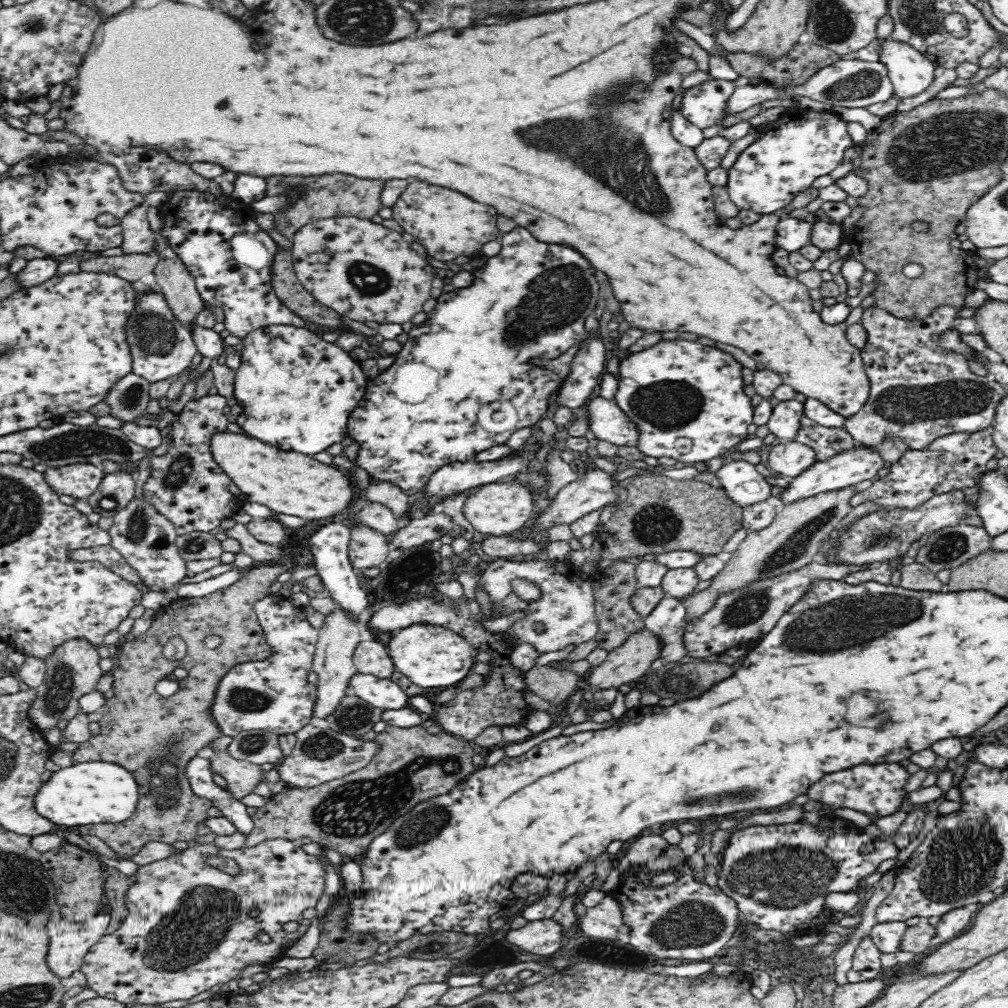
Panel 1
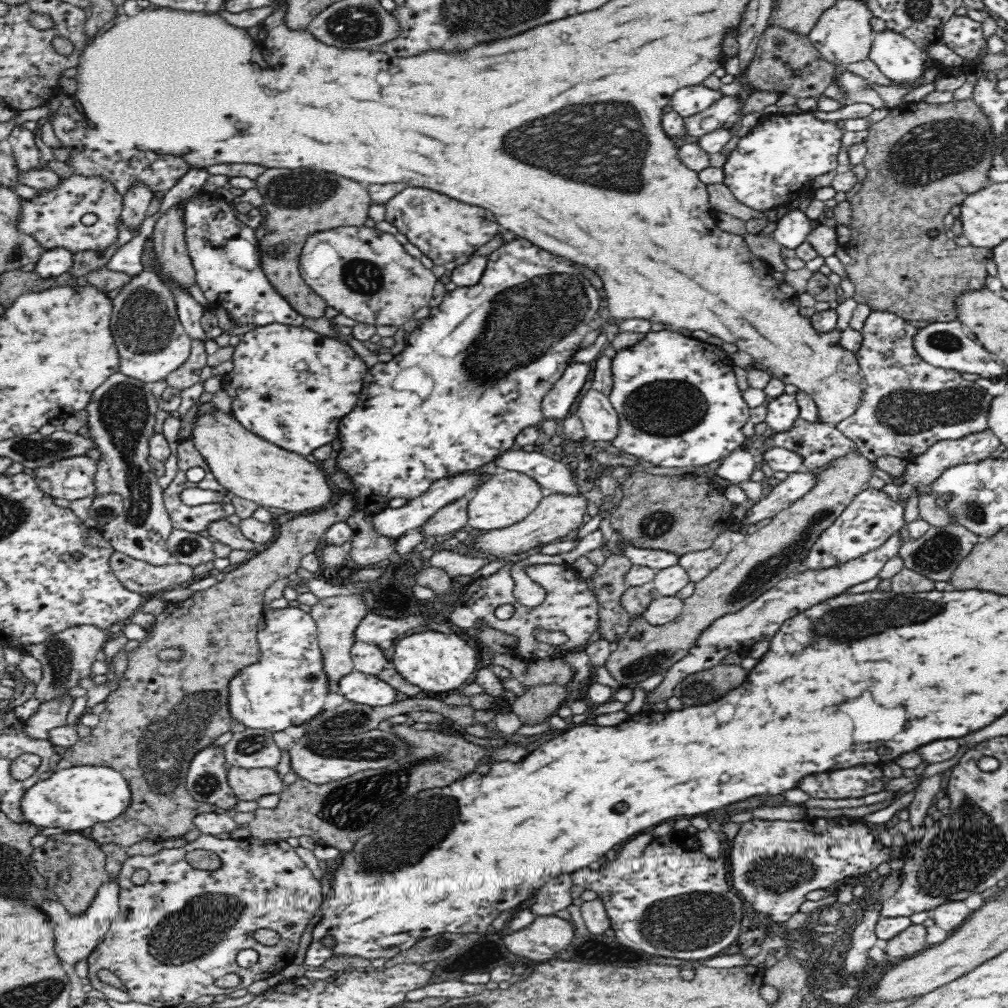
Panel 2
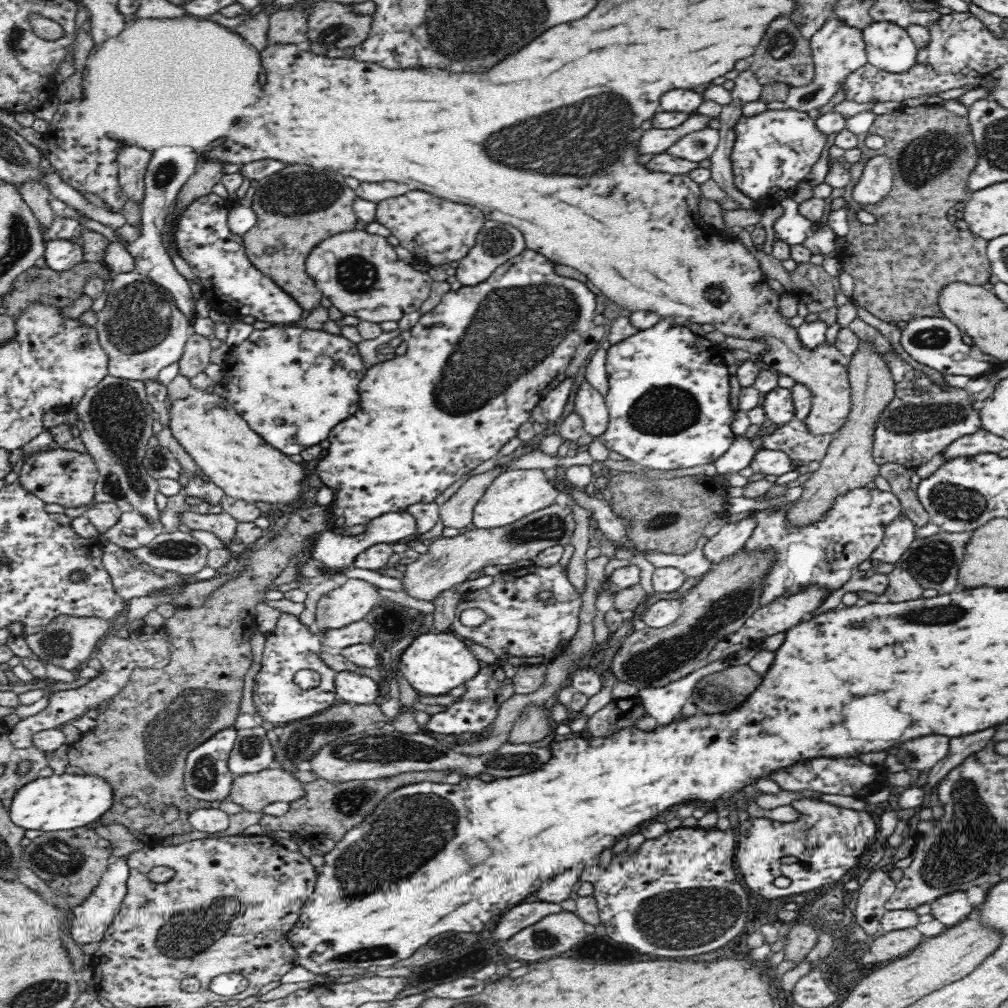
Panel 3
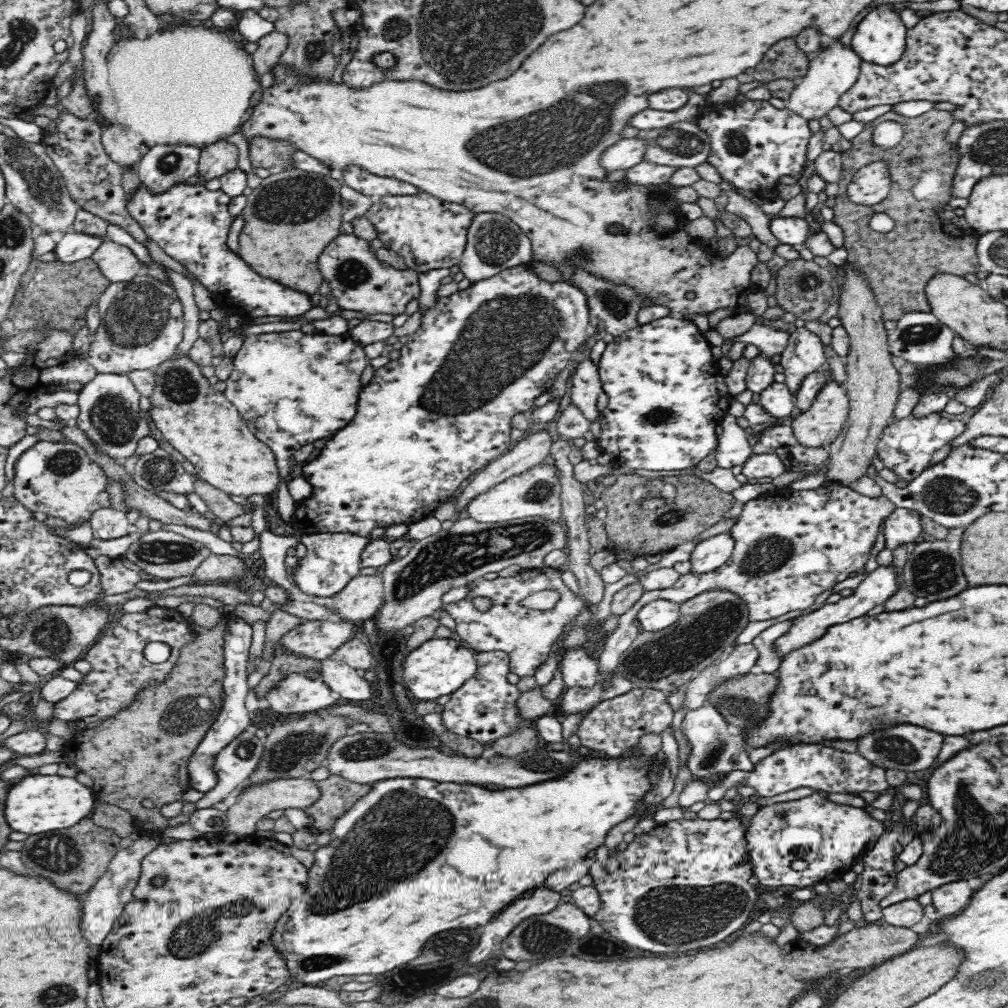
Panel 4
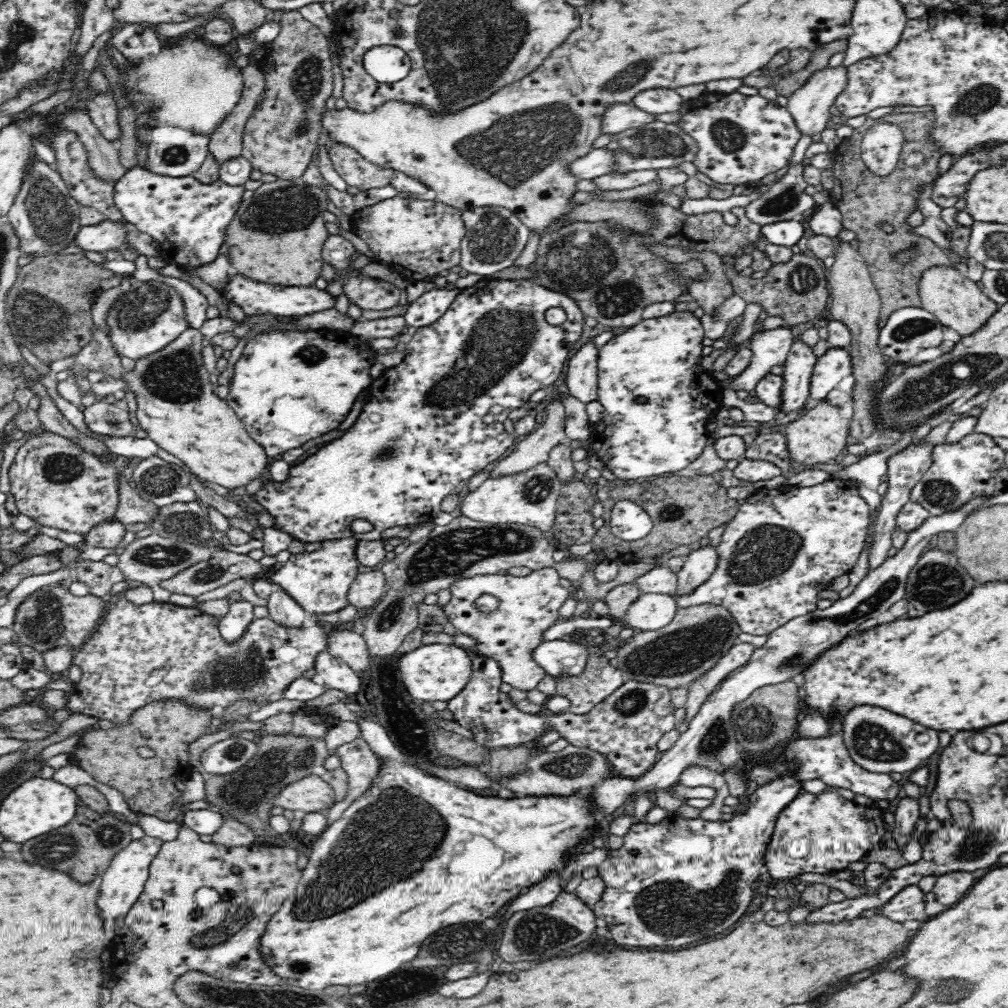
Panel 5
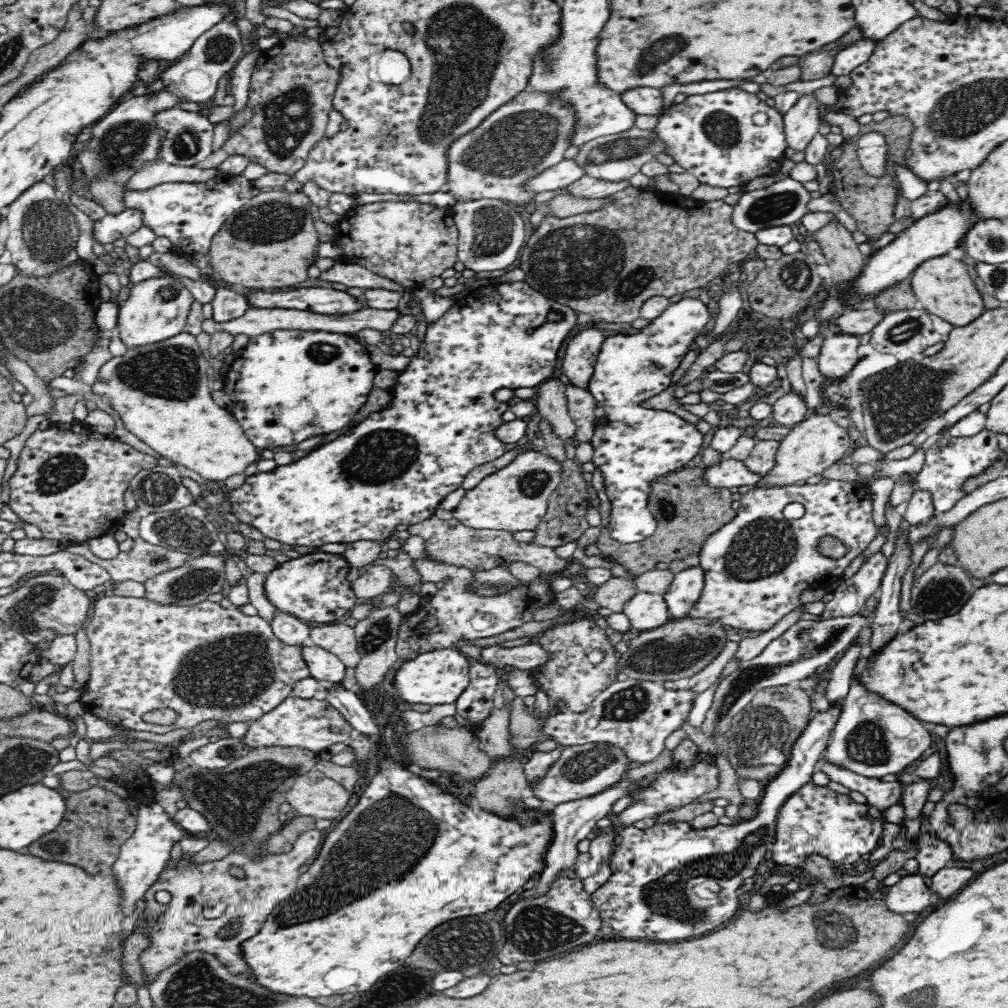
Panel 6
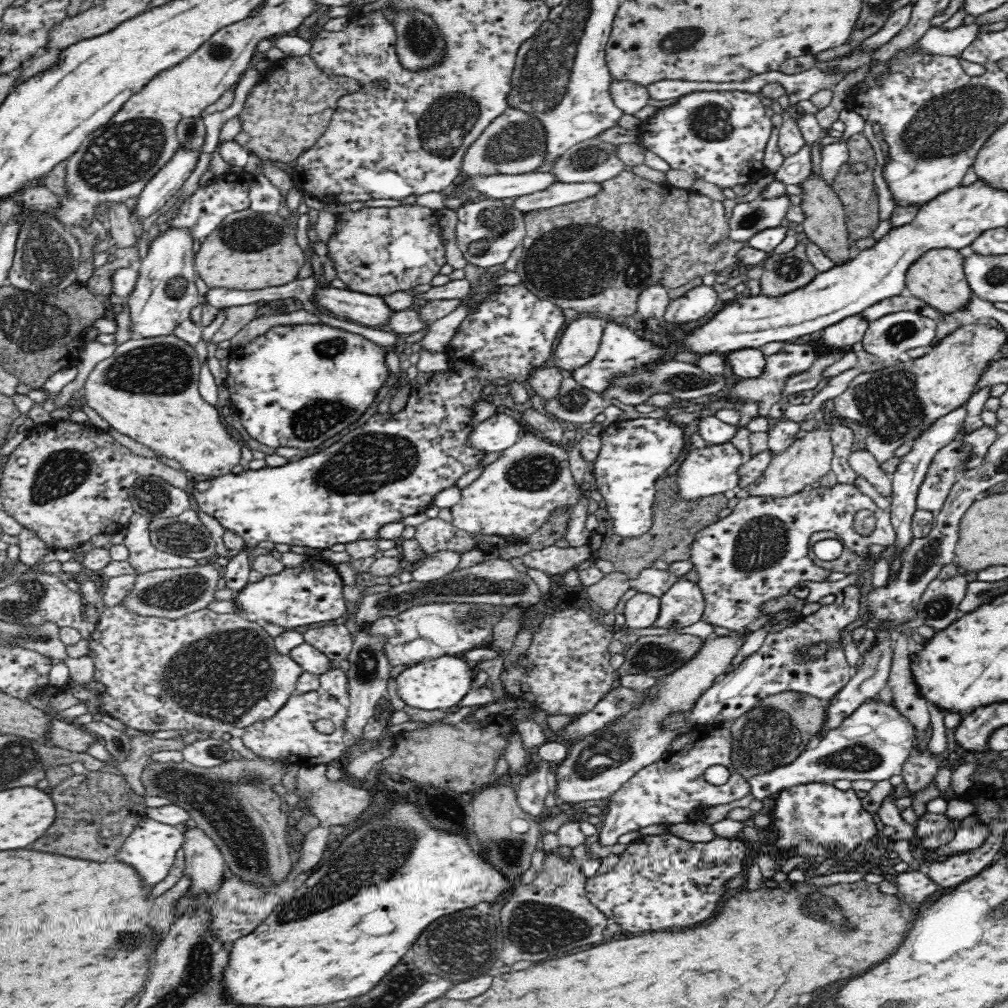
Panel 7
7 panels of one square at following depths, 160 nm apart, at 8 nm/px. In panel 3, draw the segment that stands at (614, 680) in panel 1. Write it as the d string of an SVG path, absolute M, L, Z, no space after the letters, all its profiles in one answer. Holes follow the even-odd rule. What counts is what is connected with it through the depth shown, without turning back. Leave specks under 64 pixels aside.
M860 342L848 366L848 382L852 403L849 418L839 434L832 438L818 470L803 483L801 497L787 510L787 520L791 524L804 526L816 523L820 516L826 514L826 510L830 510L836 496L842 496L854 488L865 487L879 474L880 465L873 457L876 422L884 414L883 410L894 400L896 385L888 363L873 344ZM766 551L765 553L742 553L733 554L728 562L715 566L712 570L693 588L681 597L682 616L672 624L664 628L645 627L643 630L634 631L618 649L613 658L611 669L620 682L627 682L642 690L643 688L660 688L676 682L688 674L692 674L698 668L706 664L705 660L714 650L714 647L727 634L737 633L744 626L747 618L754 614L760 607L760 592L764 586L764 574L769 570L775 556Z

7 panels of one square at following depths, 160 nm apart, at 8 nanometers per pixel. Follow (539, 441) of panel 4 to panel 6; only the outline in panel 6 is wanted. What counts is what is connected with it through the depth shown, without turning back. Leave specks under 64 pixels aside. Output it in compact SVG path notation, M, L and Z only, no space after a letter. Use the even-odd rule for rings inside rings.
M560 378L544 380L535 389L536 404L540 417L548 419L554 433L565 440L574 439L578 427L568 413L565 385Z

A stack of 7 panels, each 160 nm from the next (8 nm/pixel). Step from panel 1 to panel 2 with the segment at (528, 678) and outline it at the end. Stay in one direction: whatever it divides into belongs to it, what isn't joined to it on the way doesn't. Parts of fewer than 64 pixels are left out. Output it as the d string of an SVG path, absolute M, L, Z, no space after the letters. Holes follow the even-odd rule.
M536 685L520 695L510 706L522 726L542 724L556 714L566 698L568 686Z

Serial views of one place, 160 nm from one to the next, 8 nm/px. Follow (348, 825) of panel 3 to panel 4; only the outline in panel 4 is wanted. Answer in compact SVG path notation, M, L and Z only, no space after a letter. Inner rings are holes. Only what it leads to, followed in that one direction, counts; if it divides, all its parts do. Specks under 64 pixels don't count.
M331 775L326 780L318 782L320 787L320 800L306 809L306 814L312 816L316 831L329 830L333 828L339 816L342 816L348 808L363 798L371 788L370 784L357 784L348 780Z

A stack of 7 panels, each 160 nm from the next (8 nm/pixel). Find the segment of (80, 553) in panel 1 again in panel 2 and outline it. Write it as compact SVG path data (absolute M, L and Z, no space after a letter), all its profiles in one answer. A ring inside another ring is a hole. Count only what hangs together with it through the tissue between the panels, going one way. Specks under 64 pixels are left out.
M118 551L111 555L109 566L126 590L141 595L159 594L195 580L193 568L186 564L171 561L163 566L154 566Z

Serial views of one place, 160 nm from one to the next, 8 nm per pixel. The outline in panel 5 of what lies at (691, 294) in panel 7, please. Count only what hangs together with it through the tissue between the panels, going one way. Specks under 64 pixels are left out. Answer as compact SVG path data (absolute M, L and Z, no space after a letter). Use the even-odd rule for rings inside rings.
M675 312L662 316L659 318L643 319L639 324L630 327L624 334L615 336L606 344L599 349L598 358L598 388L597 398L598 402L604 406L604 418L600 422L596 423L596 430L592 432L588 442L590 448L587 449L588 454L596 456L605 462L605 468L610 469L610 472L614 474L617 482L633 482L640 480L647 476L656 475L668 475L674 474L677 470L686 468L692 460L696 460L700 456L700 452L704 450L706 446L706 440L708 440L708 430L706 429L706 422L712 414L716 414L720 410L720 406L723 405L722 396L723 391L720 388L719 376L715 374L709 374L708 376L702 376L699 371L698 365L701 363L699 357L702 353L702 341L705 337L704 326L700 318L699 312ZM620 500L612 507L610 530L620 540L640 540L654 528L649 513L631 500Z

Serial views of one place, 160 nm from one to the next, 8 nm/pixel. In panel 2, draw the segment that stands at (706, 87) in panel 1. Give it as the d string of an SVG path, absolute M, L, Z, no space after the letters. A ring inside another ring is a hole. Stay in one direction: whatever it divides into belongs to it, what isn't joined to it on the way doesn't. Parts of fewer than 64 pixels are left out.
M690 86L676 90L672 96L672 110L681 117L692 116L693 114L706 110L722 97L721 91L714 91L704 86Z

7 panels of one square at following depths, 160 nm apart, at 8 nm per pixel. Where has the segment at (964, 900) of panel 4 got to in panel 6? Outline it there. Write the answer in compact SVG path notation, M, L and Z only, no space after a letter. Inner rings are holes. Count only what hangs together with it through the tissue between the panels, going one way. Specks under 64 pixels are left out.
M947 867L930 875L930 888L938 893L940 898L954 897L977 873L970 867Z

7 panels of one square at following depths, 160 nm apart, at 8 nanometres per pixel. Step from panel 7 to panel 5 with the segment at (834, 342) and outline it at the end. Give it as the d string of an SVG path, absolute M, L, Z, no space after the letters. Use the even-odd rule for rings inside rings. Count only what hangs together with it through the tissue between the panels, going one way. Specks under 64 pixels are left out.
M830 348L817 358L810 381L810 398L824 400L830 390L835 390L836 384L845 376L853 374L852 355L849 348Z

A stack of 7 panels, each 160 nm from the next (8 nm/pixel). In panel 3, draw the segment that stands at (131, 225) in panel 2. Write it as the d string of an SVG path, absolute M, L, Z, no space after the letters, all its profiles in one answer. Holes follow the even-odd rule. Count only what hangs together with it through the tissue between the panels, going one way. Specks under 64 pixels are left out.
M122 144L118 148L119 183L126 196L134 202L141 202L144 198L144 174L151 152L138 146Z

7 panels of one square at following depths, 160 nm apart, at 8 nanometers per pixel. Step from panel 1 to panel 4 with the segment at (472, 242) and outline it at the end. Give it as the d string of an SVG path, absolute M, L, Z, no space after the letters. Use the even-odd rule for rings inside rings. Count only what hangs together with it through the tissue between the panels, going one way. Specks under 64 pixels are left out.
M424 192L376 198L364 214L376 229L376 239L380 239L385 248L394 250L403 258L406 268L418 274L459 264L473 215L464 205L444 202Z

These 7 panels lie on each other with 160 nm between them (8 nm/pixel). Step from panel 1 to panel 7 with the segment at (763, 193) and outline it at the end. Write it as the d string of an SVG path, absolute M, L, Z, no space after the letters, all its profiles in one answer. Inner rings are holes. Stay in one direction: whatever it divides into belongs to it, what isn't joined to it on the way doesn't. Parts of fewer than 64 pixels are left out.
M740 90L688 92L678 96L675 103L658 108L649 118L639 122L636 126L638 144L660 156L670 168L684 170L696 182L712 183L721 189L750 184L764 172L764 148L772 134L772 122L766 117L764 107L759 93Z

